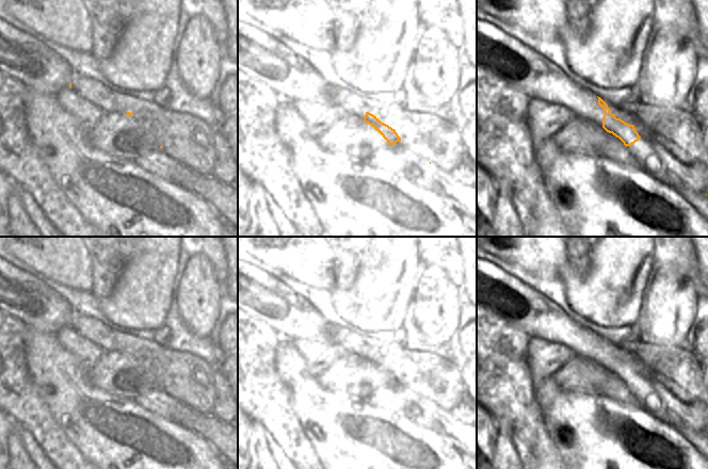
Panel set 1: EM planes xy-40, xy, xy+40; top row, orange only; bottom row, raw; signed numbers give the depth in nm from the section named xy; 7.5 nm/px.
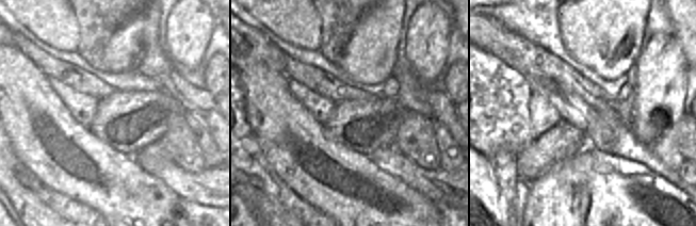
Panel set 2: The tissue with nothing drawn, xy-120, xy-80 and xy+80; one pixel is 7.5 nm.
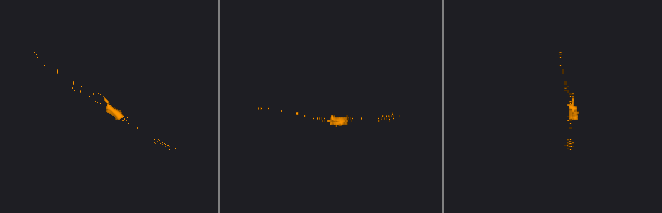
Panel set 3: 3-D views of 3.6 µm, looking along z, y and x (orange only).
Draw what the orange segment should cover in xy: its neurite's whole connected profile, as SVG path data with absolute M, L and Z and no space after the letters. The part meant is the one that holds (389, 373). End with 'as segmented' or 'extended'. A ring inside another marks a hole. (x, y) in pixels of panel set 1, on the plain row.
M238 257L238 306L260 319L263 323L275 329L281 336L316 336L333 343L340 355L352 355L371 363L387 382L402 395L418 403L430 404L424 395L414 395L395 368L382 361L369 351L353 351L332 340L331 331L343 327L322 314L304 295L288 287L275 276L260 270L256 265Z | extended

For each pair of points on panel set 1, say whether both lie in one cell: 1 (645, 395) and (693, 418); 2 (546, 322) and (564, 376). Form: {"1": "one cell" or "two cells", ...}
{"1": "two cells", "2": "two cells"}

